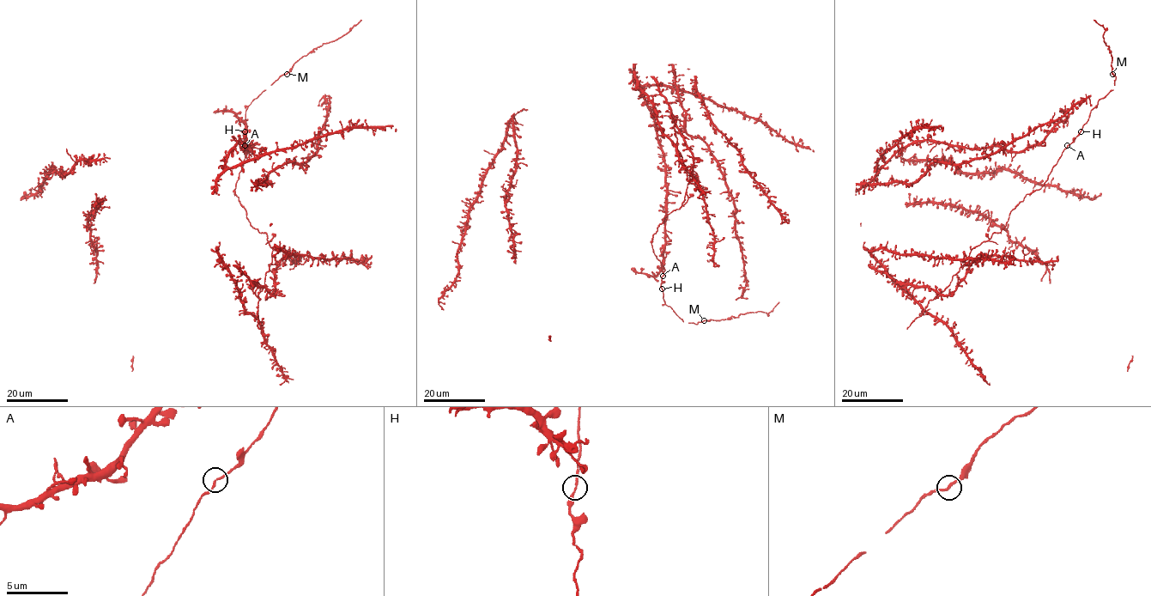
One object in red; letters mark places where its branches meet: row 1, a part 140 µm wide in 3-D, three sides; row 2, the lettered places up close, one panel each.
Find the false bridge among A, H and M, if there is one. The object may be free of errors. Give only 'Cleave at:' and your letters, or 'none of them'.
Cleave at: none of them

